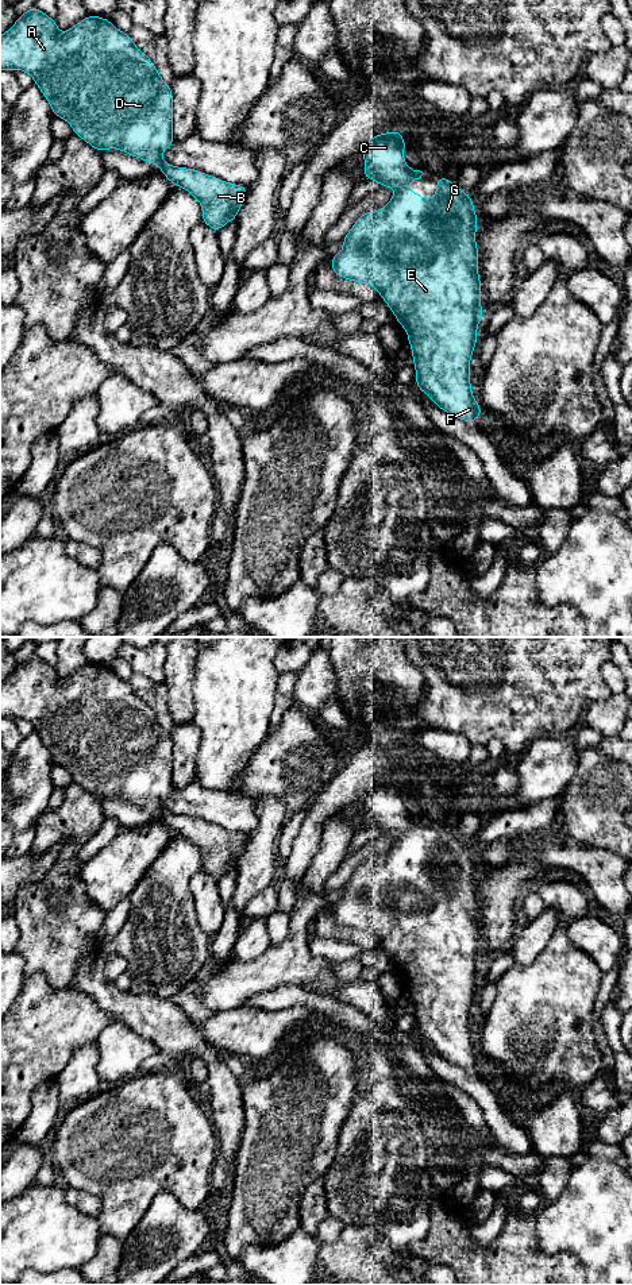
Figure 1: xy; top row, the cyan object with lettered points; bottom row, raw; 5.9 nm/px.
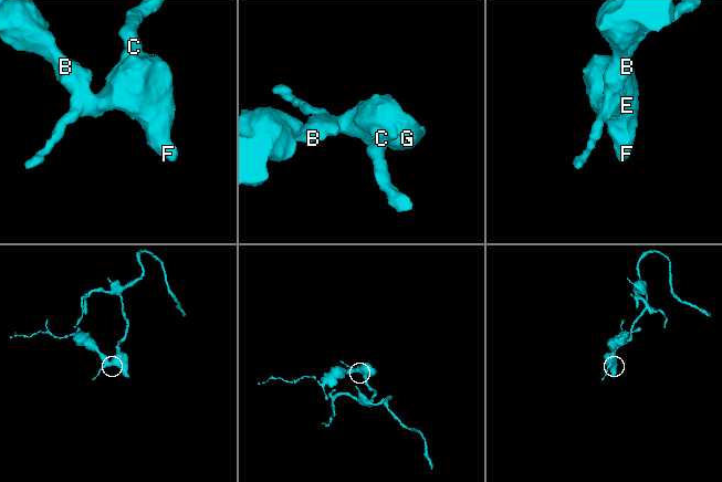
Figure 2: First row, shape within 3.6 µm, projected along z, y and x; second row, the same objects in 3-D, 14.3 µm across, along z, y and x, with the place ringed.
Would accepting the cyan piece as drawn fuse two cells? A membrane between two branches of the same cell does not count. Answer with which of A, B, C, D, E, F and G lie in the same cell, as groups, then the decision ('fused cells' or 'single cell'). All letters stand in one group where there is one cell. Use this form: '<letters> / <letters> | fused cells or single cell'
A B C D E F G | single cell

